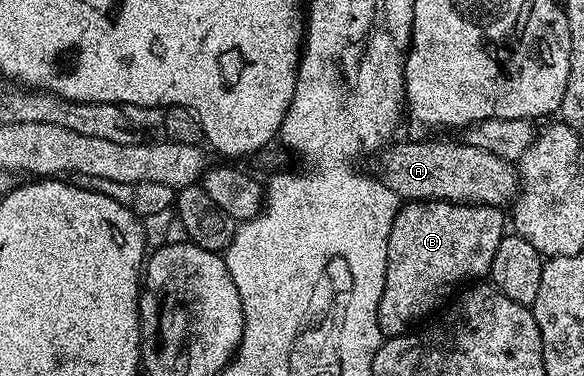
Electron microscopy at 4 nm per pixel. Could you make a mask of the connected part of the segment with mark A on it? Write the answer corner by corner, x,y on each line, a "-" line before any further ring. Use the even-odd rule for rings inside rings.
412,140
409,144
392,142
379,153
378,175
390,190
394,190
401,201
446,200
452,203
488,204
501,207
509,203
519,191
519,173
513,163
498,158
488,150
481,150
467,142
446,142
444,140

